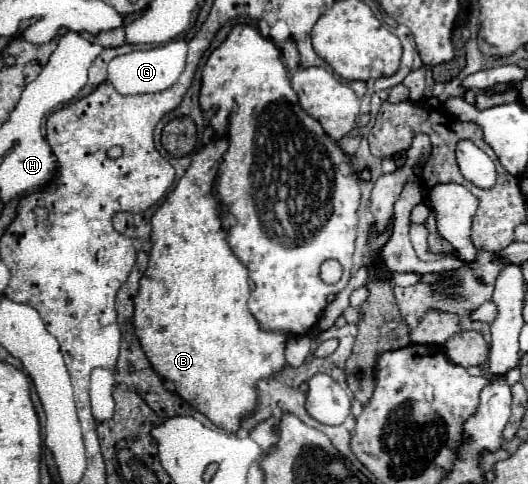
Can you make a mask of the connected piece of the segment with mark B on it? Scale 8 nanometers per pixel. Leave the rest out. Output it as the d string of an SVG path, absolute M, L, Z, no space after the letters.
M218 139L194 153L192 163L178 181L176 189L156 209L152 217L150 261L140 279L138 295L134 297L134 329L152 369L162 379L172 381L176 393L216 423L216 427L236 433L240 429L240 421L256 411L256 383L278 375L286 367L286 335L262 331L258 321L248 311L248 271L228 247L226 233L220 227L220 205L212 197L212 181L226 149L228 141Z

